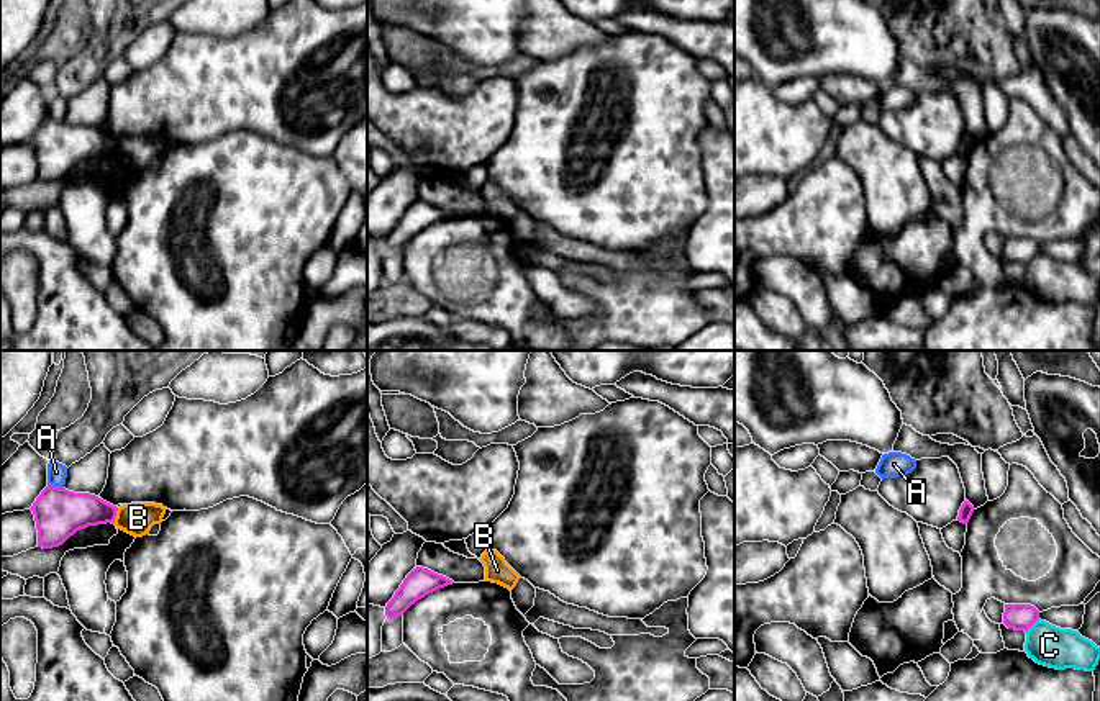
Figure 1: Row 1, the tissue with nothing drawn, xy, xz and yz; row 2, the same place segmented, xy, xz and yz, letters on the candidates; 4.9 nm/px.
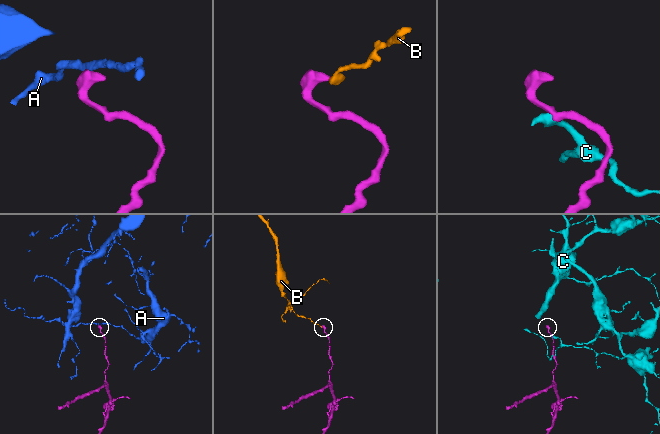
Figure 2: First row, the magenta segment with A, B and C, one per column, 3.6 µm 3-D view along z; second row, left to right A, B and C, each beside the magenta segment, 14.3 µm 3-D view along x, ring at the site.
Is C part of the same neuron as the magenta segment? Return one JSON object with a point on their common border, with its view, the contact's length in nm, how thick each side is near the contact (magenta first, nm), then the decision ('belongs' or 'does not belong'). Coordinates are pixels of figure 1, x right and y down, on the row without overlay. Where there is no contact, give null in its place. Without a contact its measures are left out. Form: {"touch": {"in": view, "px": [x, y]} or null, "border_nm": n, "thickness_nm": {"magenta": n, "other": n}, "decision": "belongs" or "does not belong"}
{"touch": {"in": "yz", "px": [1031, 257]}, "border_nm": 100, "thickness_nm": {"magenta": 130, "other": 200}, "decision": "does not belong"}

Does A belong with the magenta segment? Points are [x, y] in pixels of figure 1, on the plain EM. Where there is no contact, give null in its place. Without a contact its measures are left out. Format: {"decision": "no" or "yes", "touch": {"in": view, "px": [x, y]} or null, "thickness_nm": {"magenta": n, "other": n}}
{"decision": "no", "touch": {"in": "xy", "px": [56, 120]}, "thickness_nm": {"magenta": 240, "other": 100}}

